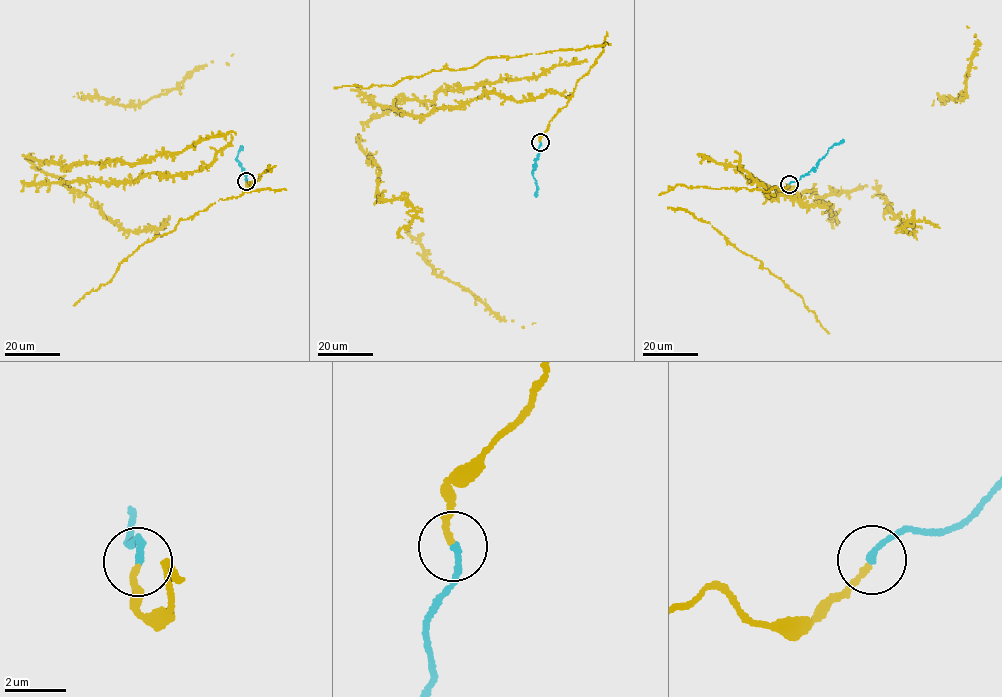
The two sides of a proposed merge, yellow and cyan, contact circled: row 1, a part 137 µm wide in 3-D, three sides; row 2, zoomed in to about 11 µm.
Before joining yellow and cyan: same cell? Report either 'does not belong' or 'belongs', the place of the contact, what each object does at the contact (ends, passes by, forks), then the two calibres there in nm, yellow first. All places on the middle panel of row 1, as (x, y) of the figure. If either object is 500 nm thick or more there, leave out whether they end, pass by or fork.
belongs | (540, 142) | yellow ends | cyan ends | 180/200 nm

